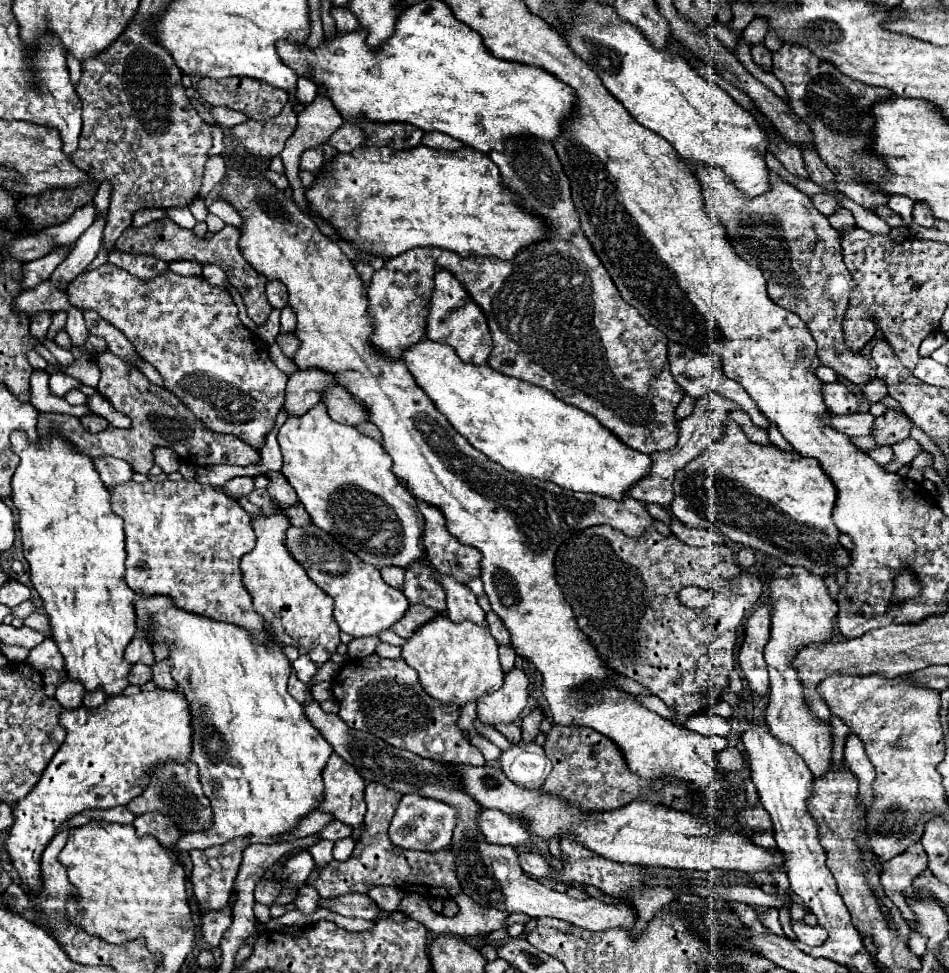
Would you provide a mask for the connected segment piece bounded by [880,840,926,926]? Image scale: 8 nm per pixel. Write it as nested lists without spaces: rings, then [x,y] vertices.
[[[916,840],[916,844],[910,844],[904,854],[894,856],[892,860],[882,862],[882,886],[886,896],[894,902],[894,906],[902,912],[904,920],[914,926],[914,914],[912,910],[906,906],[902,890],[912,886],[912,880],[922,874],[926,870],[926,852],[920,844],[920,840]]]

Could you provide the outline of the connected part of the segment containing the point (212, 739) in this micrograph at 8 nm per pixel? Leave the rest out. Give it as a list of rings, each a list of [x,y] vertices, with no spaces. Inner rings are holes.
[[[136,594],[134,598],[134,610],[136,610],[136,626],[138,626],[138,632],[148,640],[148,644],[154,644],[154,642],[166,642],[168,648],[170,648],[170,654],[168,654],[168,664],[172,668],[172,678],[178,682],[178,688],[180,692],[184,694],[184,698],[188,700],[190,704],[190,714],[192,714],[192,756],[190,760],[194,760],[200,768],[200,782],[202,782],[202,790],[204,794],[208,796],[210,804],[212,804],[212,810],[214,810],[214,824],[206,830],[206,832],[198,832],[198,834],[188,834],[184,836],[182,840],[178,840],[178,850],[206,850],[210,846],[216,846],[216,844],[224,844],[236,836],[246,836],[246,834],[252,834],[252,844],[254,842],[262,842],[262,844],[270,844],[274,842],[274,836],[278,834],[284,834],[284,832],[290,832],[298,820],[302,816],[306,816],[310,810],[318,808],[318,802],[320,802],[320,796],[322,796],[322,782],[320,782],[320,772],[322,768],[326,766],[330,754],[332,754],[332,746],[324,740],[324,736],[320,736],[320,732],[316,732],[316,728],[312,728],[312,724],[308,724],[308,718],[304,716],[304,708],[288,694],[288,676],[292,672],[292,666],[290,666],[290,660],[286,658],[284,650],[282,650],[282,644],[278,640],[274,640],[272,632],[266,628],[266,640],[260,642],[256,636],[252,636],[252,632],[248,632],[246,628],[240,628],[236,624],[228,624],[228,622],[218,622],[218,620],[210,620],[208,616],[196,616],[184,608],[178,608],[176,602],[170,598],[170,596],[140,596]]]

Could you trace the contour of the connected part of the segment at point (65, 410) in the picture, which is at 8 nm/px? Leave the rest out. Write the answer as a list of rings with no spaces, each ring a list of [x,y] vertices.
[[[34,370],[30,376],[30,402],[40,410],[40,412],[58,412],[58,414],[70,414],[76,418],[84,418],[92,414],[88,406],[78,406],[74,408],[68,404],[64,398],[52,396],[48,390],[48,372],[46,370]]]

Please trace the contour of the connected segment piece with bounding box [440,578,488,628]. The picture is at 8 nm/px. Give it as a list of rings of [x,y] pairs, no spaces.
[[[442,578],[440,582],[444,584],[444,590],[446,590],[446,602],[448,602],[446,614],[452,622],[470,620],[482,628],[488,628],[486,612],[480,608],[480,604],[476,602],[476,596],[468,586],[458,584],[452,578]]]

